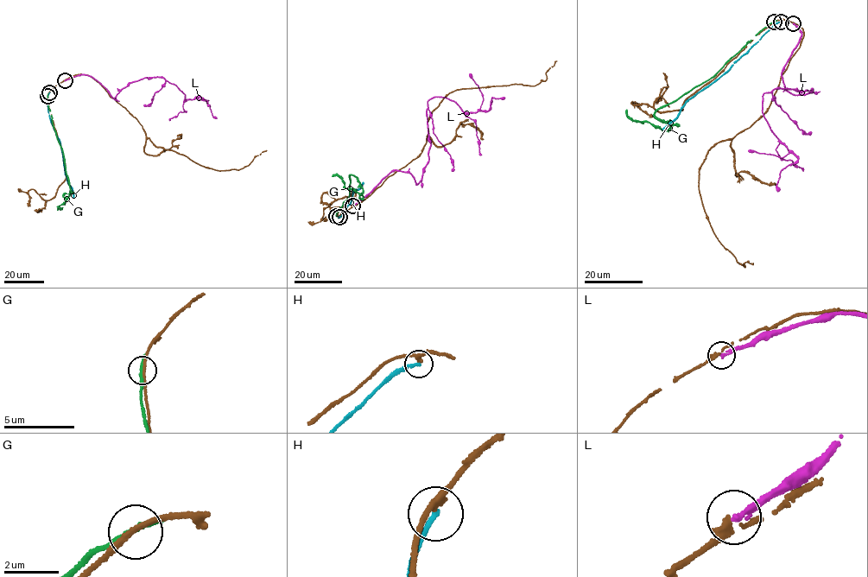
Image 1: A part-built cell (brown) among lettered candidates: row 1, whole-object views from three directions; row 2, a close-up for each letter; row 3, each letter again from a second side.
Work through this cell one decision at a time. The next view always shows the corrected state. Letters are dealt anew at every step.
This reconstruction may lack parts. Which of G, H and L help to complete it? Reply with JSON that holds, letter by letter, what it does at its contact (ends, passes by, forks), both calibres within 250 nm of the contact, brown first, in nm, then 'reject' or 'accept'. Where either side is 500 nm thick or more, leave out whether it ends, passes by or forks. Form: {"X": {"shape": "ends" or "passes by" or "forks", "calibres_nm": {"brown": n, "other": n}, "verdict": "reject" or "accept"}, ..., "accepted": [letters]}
{"G": {"shape": "ends", "calibres_nm": {"brown": 200, "other": 240}, "verdict": "reject"}, "H": {"shape": "ends", "calibres_nm": {"brown": 200, "other": 200}, "verdict": "reject"}, "L": {"shape": "ends", "calibres_nm": {"brown": 240, "other": 220}, "verdict": "reject"}, "accepted": []}

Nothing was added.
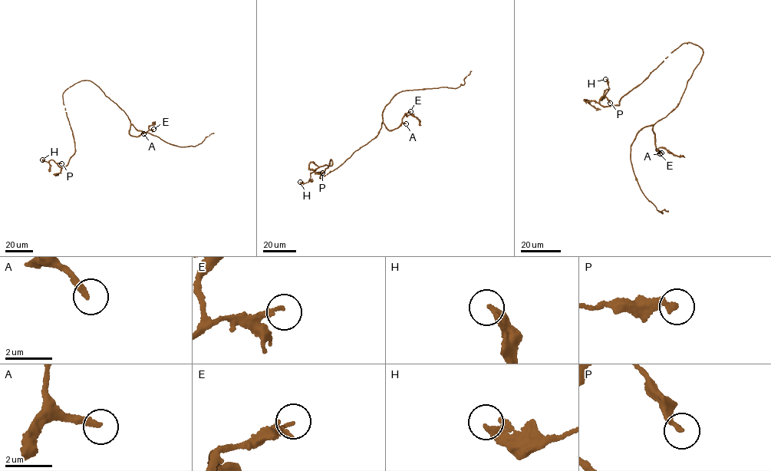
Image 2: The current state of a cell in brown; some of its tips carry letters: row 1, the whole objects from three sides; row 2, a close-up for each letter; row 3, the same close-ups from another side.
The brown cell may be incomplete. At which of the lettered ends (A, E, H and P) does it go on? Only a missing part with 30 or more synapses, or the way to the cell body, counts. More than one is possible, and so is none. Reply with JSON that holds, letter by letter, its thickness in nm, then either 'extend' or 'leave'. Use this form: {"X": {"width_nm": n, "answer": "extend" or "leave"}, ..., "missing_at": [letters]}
{"A": {"width_nm": 240, "answer": "extend"}, "E": {"width_nm": 160, "answer": "leave"}, "H": {"width_nm": 240, "answer": "leave"}, "P": {"width_nm": 200, "answer": "leave"}, "missing_at": ["A"]}

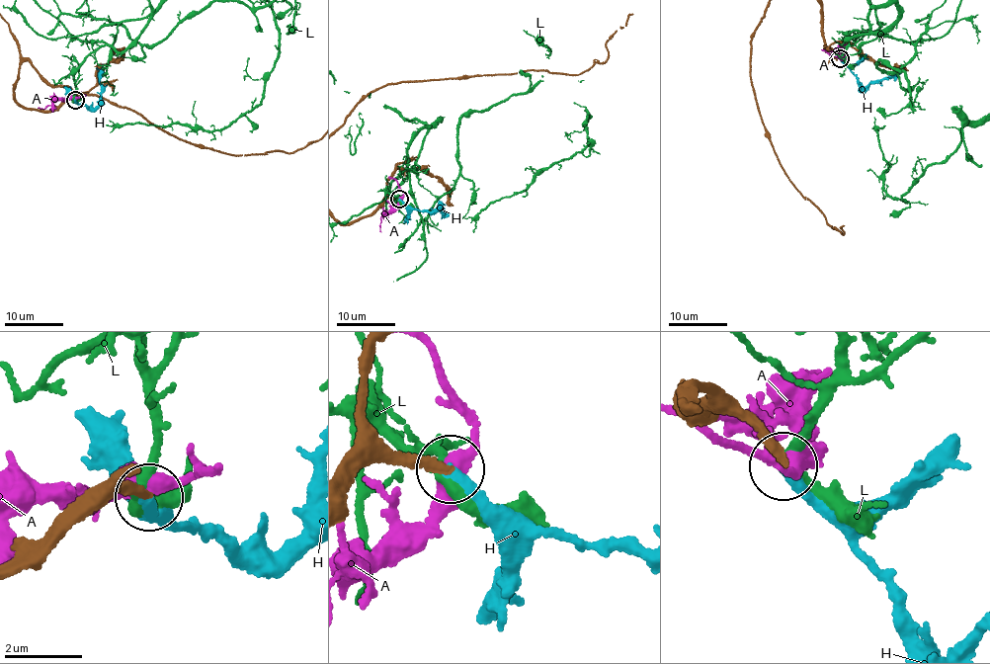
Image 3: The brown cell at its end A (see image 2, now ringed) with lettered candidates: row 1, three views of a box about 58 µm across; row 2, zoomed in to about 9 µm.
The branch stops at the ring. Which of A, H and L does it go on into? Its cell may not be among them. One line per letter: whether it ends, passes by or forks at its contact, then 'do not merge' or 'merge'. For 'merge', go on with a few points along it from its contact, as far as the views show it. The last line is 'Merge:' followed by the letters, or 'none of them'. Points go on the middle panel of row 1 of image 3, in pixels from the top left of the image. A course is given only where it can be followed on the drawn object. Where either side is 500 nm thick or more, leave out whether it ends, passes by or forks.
A: it passes by; do not merge
H: it ends there; merge; it runs (398, 199), (419, 210), (430, 211), (438, 205), (446, 215)
L: it passes by; do not merge
Merge: H

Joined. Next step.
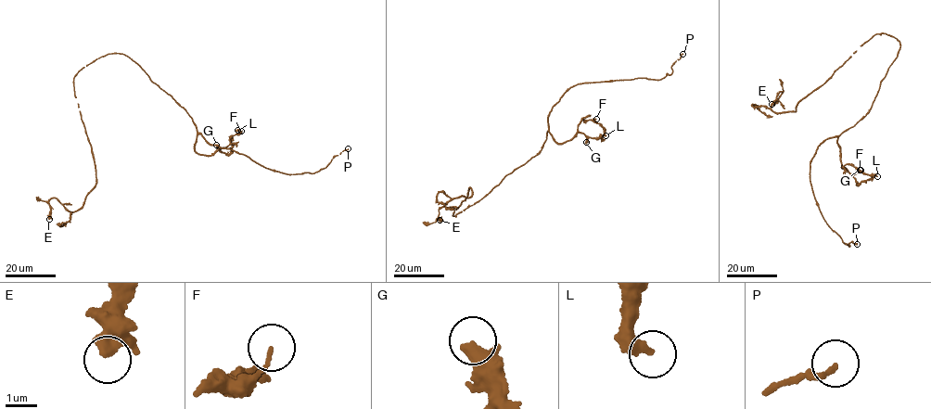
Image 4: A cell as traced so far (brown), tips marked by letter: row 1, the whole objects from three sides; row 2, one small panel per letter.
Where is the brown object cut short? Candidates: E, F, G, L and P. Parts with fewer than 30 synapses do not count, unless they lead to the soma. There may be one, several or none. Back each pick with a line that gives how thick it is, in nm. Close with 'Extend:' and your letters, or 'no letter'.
G: calibre 480 nm
Extend: G

